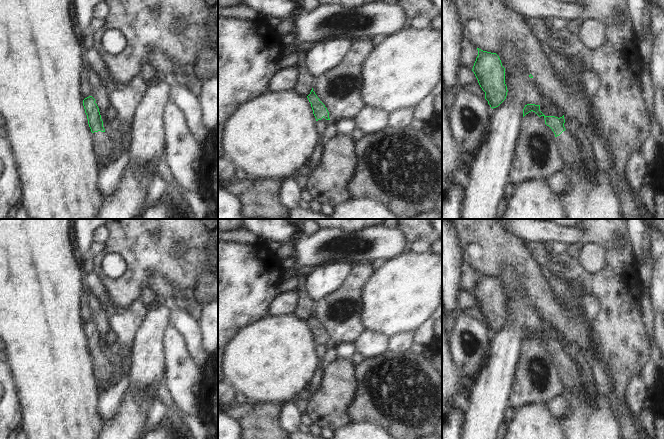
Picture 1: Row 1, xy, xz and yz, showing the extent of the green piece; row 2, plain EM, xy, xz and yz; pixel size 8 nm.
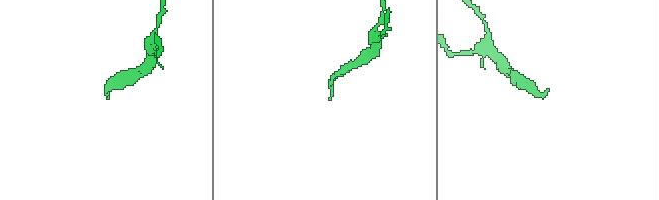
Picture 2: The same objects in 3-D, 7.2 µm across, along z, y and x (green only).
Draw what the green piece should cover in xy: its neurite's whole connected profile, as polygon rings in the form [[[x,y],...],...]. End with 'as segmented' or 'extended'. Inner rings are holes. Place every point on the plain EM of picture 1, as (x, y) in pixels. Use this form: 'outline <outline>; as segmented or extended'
outline [[[89,320],[83,324],[88,348],[93,358],[93,374],[98,385],[104,384],[113,374],[113,367],[103,351],[103,345],[95,323]]]; extended

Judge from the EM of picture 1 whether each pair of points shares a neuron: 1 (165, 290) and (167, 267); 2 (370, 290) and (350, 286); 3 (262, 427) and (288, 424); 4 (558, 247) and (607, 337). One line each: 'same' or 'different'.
1: different
2: different
3: different
4: different

